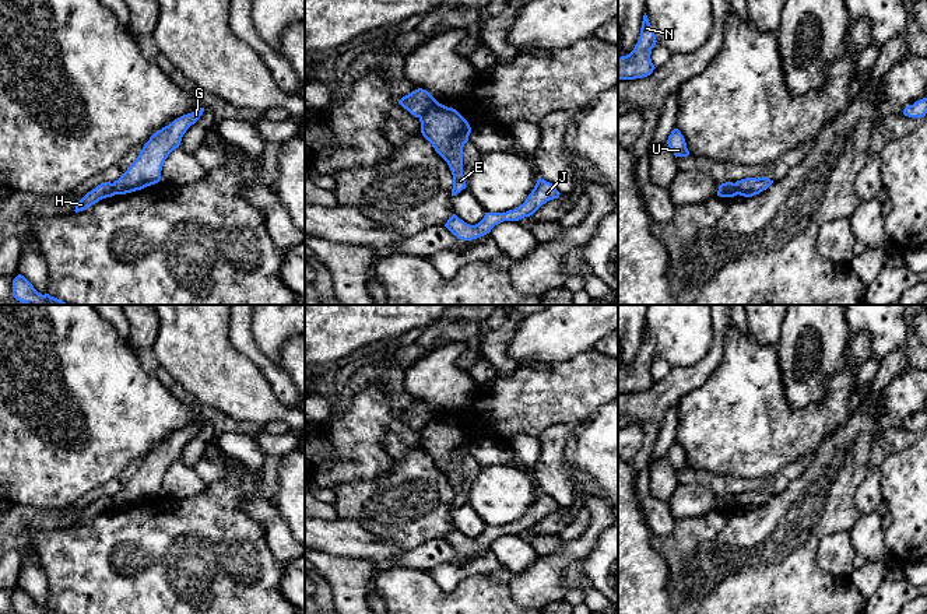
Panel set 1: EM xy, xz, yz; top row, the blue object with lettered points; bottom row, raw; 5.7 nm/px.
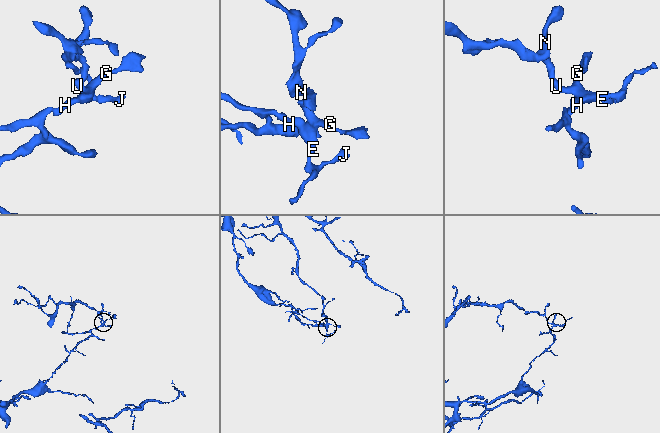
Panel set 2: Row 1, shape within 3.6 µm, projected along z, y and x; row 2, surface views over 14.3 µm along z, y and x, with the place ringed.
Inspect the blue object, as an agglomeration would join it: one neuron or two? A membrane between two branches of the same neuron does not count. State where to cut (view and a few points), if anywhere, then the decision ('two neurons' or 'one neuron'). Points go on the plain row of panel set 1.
cut in xz along (439, 417), (429, 421), (420, 431); two neurons

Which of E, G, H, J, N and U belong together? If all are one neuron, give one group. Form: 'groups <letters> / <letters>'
groups E G J N U / H

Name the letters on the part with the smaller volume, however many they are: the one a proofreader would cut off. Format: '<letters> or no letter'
E, G, J, N, U

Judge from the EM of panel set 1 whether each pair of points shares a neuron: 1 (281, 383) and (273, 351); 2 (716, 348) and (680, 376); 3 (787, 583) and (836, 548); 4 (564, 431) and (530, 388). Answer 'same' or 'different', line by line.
1: different
2: same
3: different
4: different

